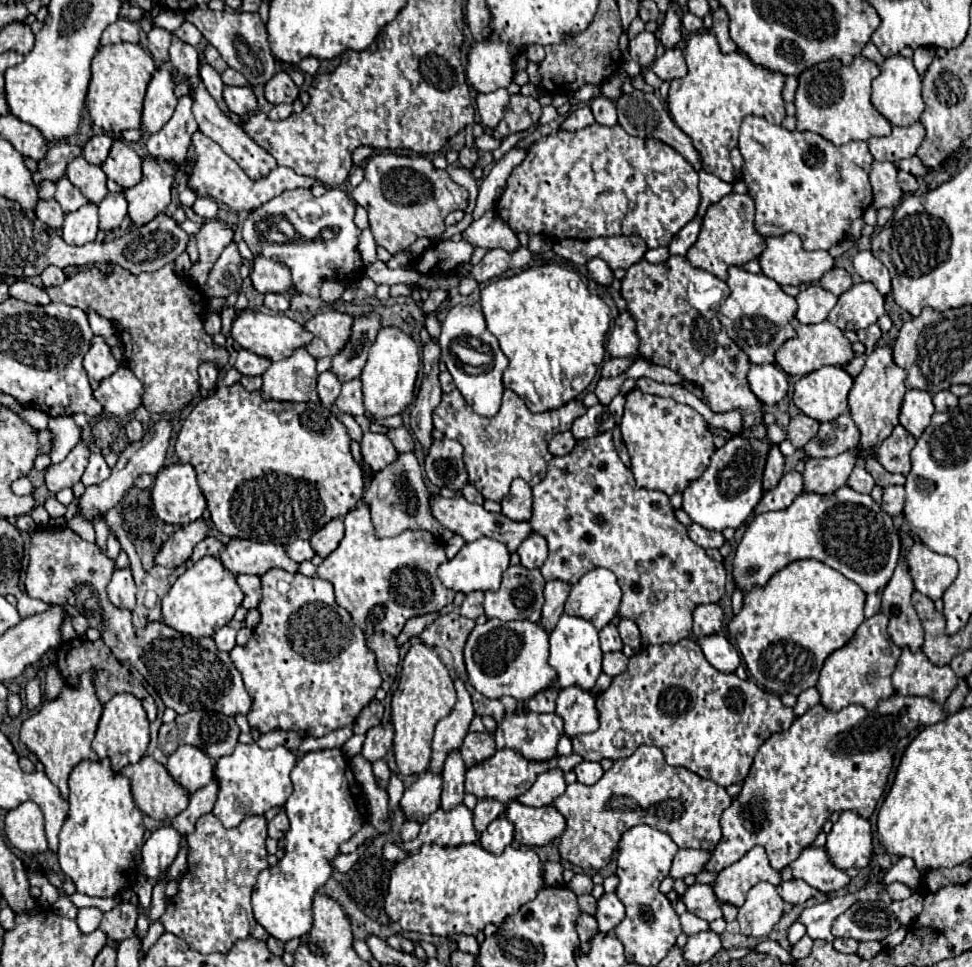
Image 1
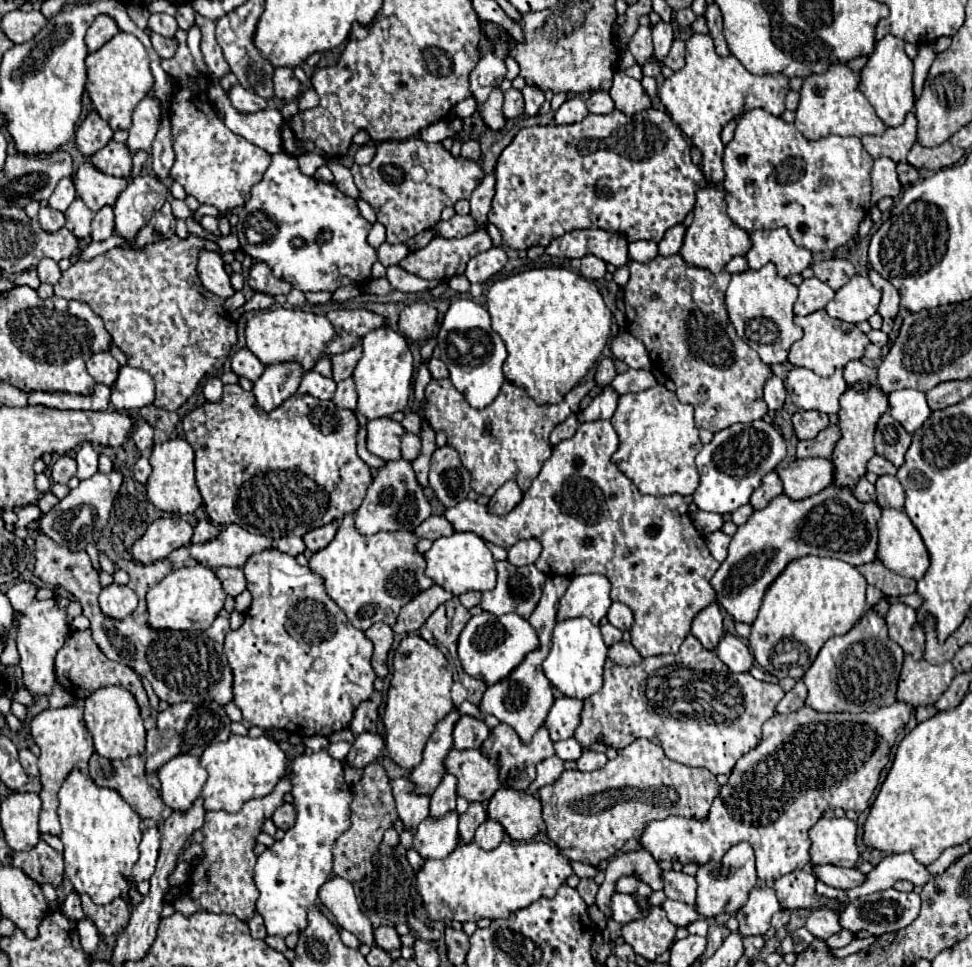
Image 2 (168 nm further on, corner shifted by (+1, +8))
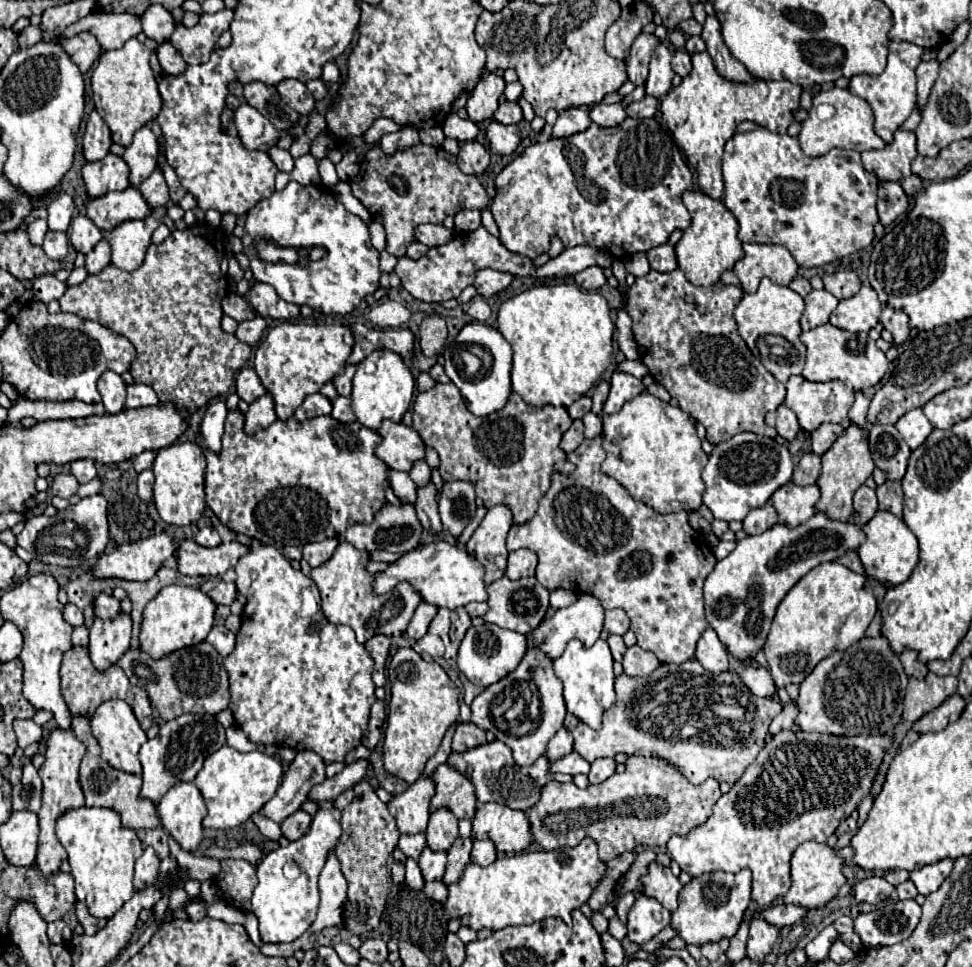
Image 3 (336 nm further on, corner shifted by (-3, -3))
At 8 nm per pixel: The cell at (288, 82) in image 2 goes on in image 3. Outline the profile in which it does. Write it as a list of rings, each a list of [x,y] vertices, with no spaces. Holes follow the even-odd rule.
[[[284,79],[276,85],[276,89],[278,89],[282,101],[288,103],[296,113],[300,113],[300,115],[310,115],[312,113],[316,101],[302,81]]]

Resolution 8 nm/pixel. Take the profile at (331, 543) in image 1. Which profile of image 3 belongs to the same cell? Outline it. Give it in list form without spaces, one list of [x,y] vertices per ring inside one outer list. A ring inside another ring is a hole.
[[[332,537],[332,539],[324,539],[320,543],[304,545],[302,553],[304,553],[304,559],[310,563],[310,567],[320,567],[322,563],[326,563],[332,557],[336,547],[338,547],[338,539]]]

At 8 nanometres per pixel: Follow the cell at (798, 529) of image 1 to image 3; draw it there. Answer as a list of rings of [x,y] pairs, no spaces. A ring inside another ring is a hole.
[[[816,511],[814,517],[800,523],[798,527],[788,527],[776,523],[760,535],[748,535],[736,543],[736,549],[722,561],[716,563],[714,571],[704,583],[704,601],[706,601],[706,619],[710,627],[718,633],[726,649],[740,661],[748,661],[752,653],[762,649],[766,635],[770,633],[770,623],[776,613],[778,603],[784,595],[802,579],[812,567],[824,561],[836,561],[848,551],[856,551],[864,543],[864,529],[852,521],[832,521],[824,511]]]

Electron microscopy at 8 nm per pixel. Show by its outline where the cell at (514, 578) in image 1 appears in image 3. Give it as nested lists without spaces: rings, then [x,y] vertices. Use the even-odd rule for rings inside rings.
[[[506,575],[494,583],[488,585],[488,613],[484,615],[484,621],[486,623],[494,623],[498,627],[504,627],[504,629],[512,629],[512,631],[518,631],[522,635],[528,635],[530,631],[534,631],[540,621],[544,619],[544,613],[548,609],[548,589],[544,589],[536,577],[524,577],[524,579],[518,579],[518,581],[512,581],[508,579]]]

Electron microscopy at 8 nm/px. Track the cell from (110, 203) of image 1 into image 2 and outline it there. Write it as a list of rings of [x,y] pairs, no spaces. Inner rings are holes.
[[[104,206],[96,212],[92,220],[92,240],[102,242],[114,234],[114,212],[110,206]]]

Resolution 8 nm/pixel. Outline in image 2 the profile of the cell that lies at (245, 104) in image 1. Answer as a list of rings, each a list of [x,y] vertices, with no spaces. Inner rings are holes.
[[[234,86],[230,92],[228,92],[228,98],[232,102],[232,106],[242,112],[242,114],[254,114],[254,112],[260,112],[260,110],[266,110],[268,104],[264,98],[252,94],[250,90],[244,90],[242,86]]]

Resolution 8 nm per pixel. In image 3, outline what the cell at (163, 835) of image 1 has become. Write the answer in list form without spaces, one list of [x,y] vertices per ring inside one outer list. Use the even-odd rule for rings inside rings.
[[[146,847],[144,855],[135,863],[134,891],[146,889],[148,885],[152,885],[152,881],[156,881],[158,865],[160,865],[160,859],[158,859],[156,851],[152,847]]]

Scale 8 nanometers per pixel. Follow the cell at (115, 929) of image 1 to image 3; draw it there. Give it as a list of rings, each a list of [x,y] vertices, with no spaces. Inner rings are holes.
[[[76,903],[76,917],[78,917],[78,923],[84,927],[84,933],[86,935],[94,935],[96,931],[100,931],[108,921],[106,919],[96,919],[88,913],[86,905],[84,903]]]

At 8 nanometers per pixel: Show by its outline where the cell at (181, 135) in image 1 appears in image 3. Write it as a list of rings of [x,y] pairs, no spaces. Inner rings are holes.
[[[156,169],[142,185],[140,185],[140,193],[142,197],[148,201],[148,205],[158,207],[158,205],[166,205],[170,201],[170,193],[168,193],[168,185],[164,175]]]

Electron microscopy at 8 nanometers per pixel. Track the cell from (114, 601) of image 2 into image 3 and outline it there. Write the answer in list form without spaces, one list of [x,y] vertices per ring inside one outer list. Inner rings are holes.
[[[120,611],[112,621],[94,619],[90,629],[90,659],[96,669],[108,669],[130,647],[132,617]]]

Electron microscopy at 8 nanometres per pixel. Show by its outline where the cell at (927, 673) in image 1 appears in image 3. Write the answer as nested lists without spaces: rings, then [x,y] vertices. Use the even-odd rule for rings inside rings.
[[[928,673],[924,679],[910,677],[906,699],[904,699],[904,719],[910,723],[916,723],[932,709],[940,707],[944,699],[956,693],[956,677],[954,675],[934,675]]]

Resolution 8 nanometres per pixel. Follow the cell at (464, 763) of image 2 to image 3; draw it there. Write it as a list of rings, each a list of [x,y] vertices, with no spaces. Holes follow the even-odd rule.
[[[442,763],[434,771],[434,781],[436,781],[436,795],[432,797],[430,811],[448,807],[458,819],[472,819],[478,801],[476,801],[476,791],[472,781],[464,777],[458,769],[452,769],[452,765]]]

